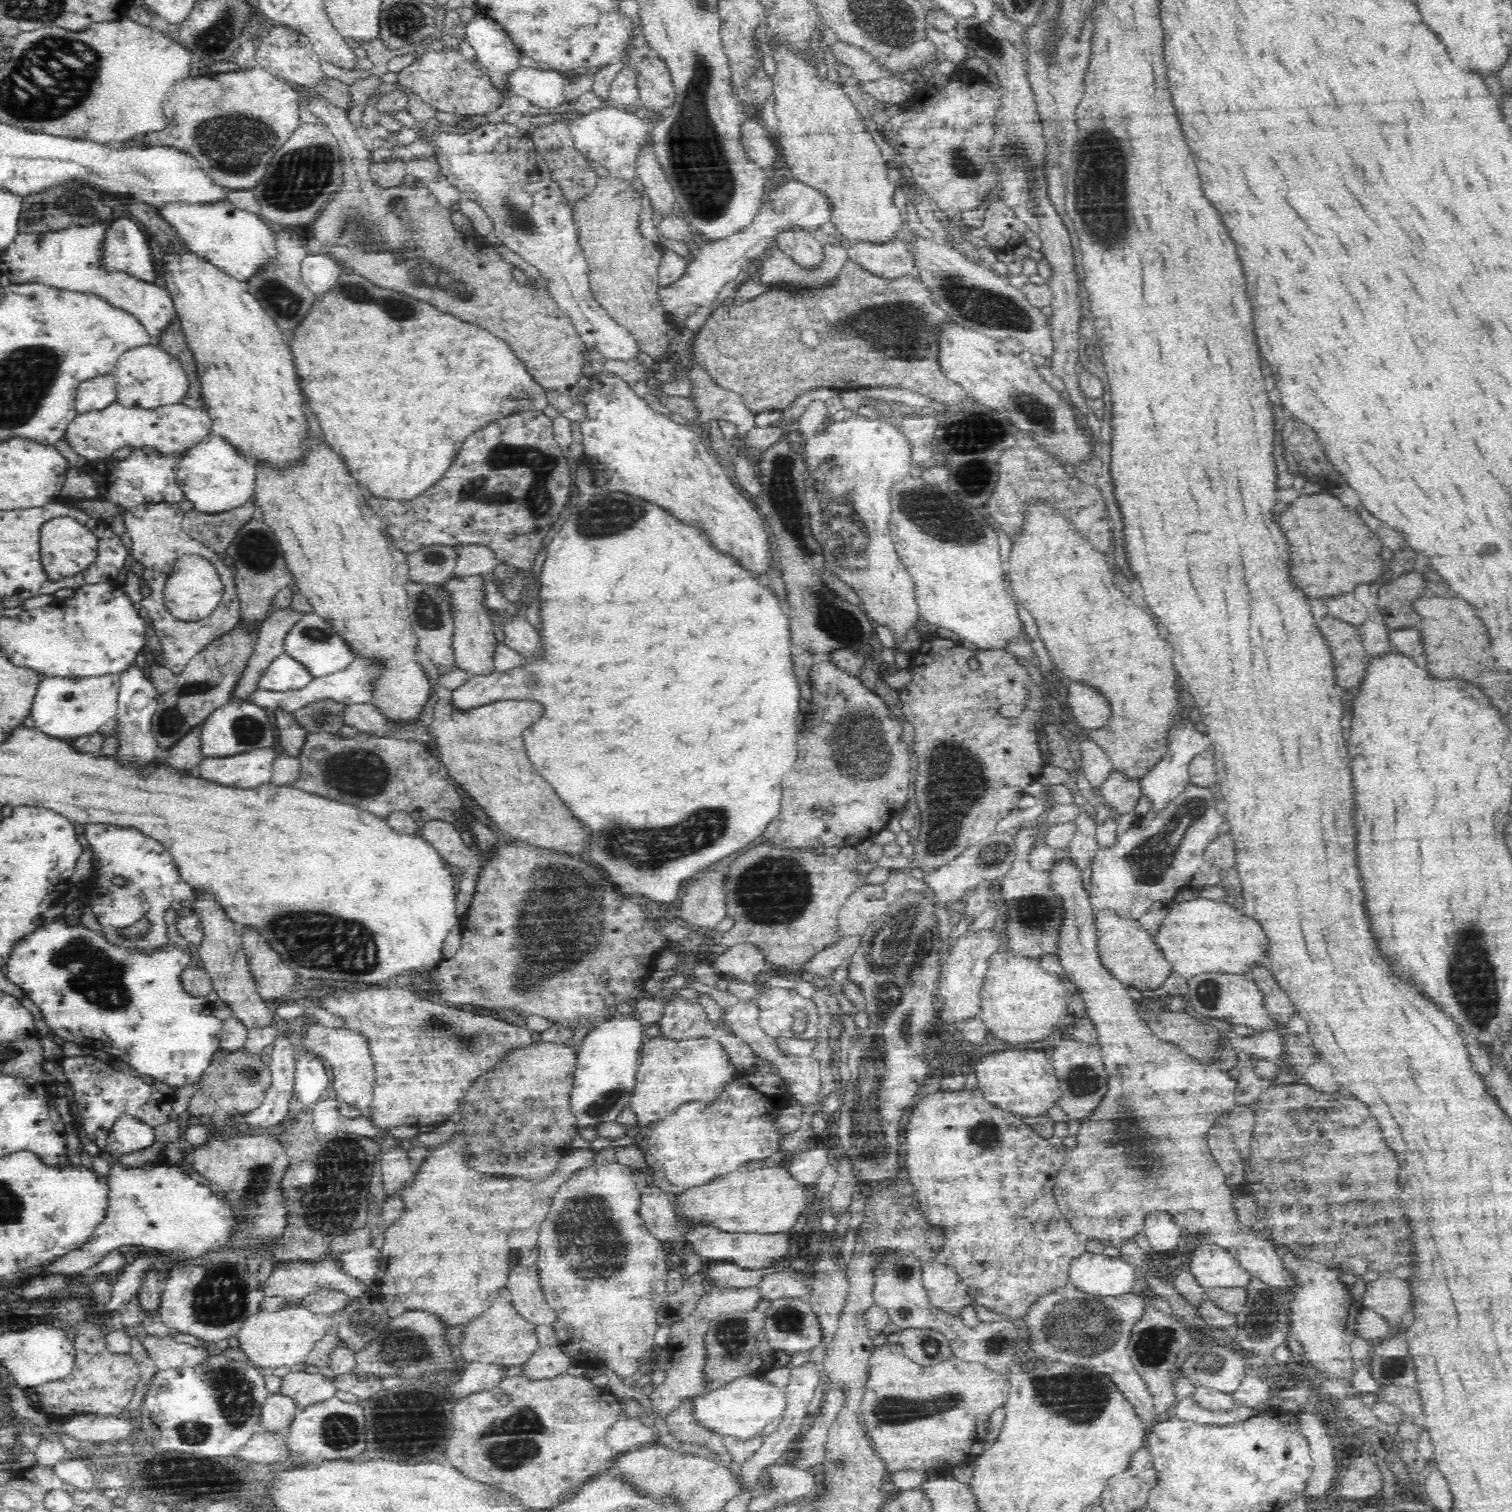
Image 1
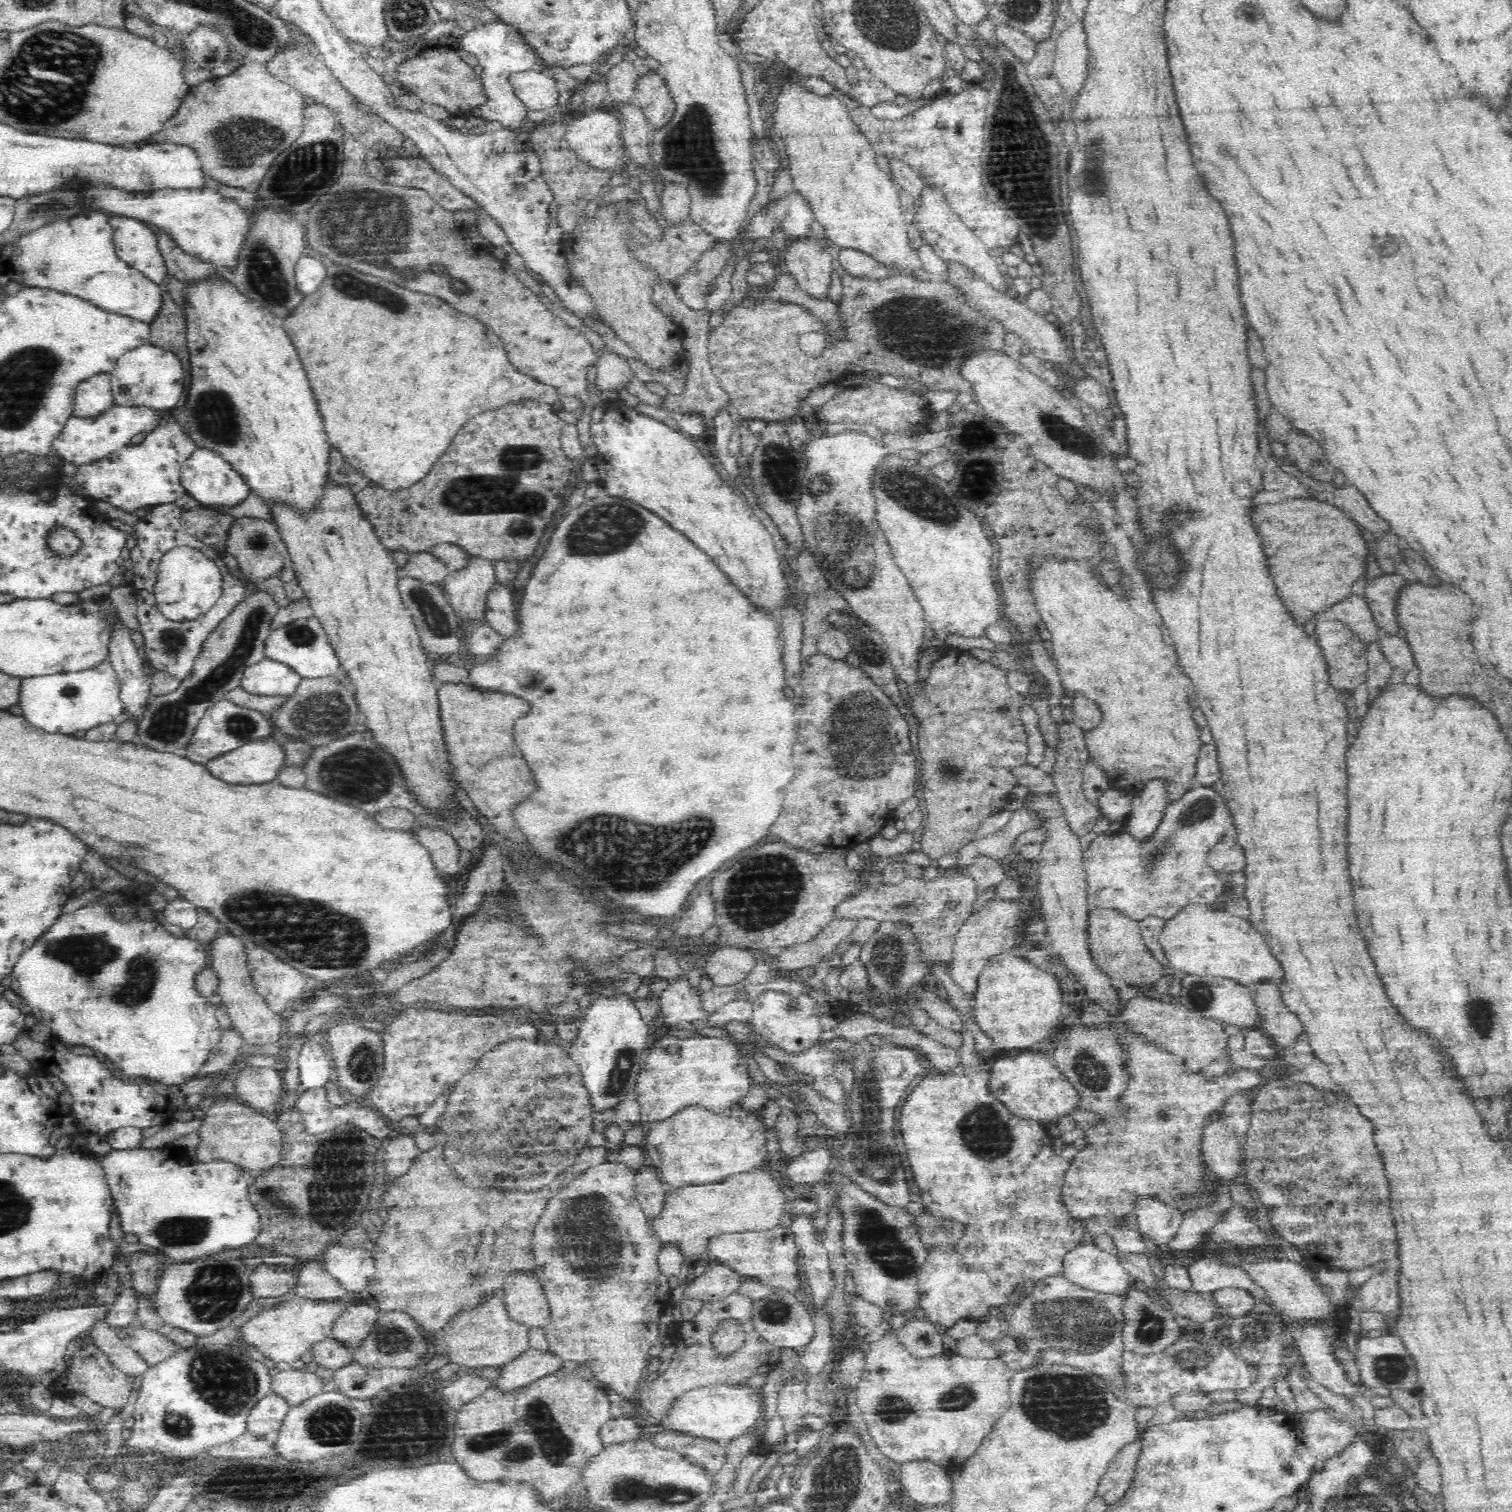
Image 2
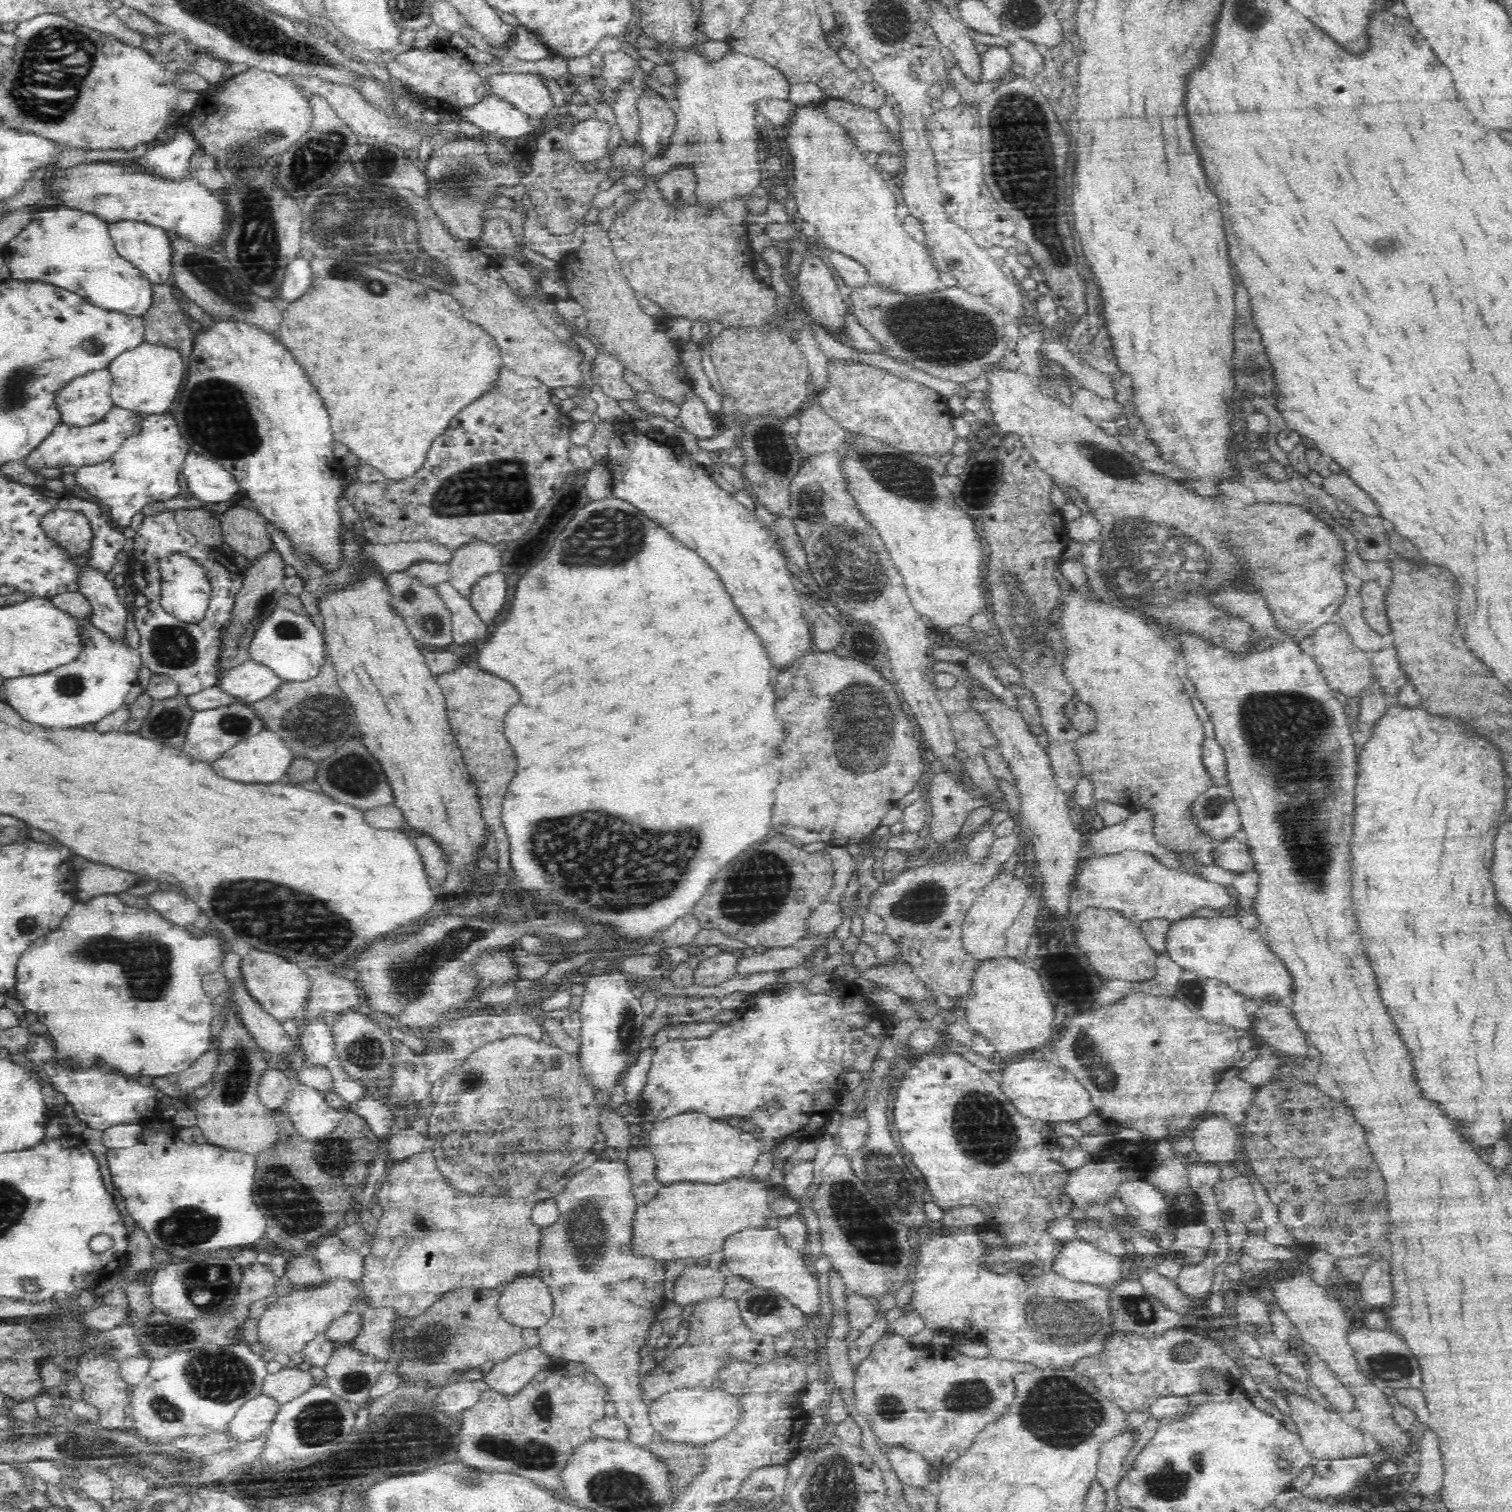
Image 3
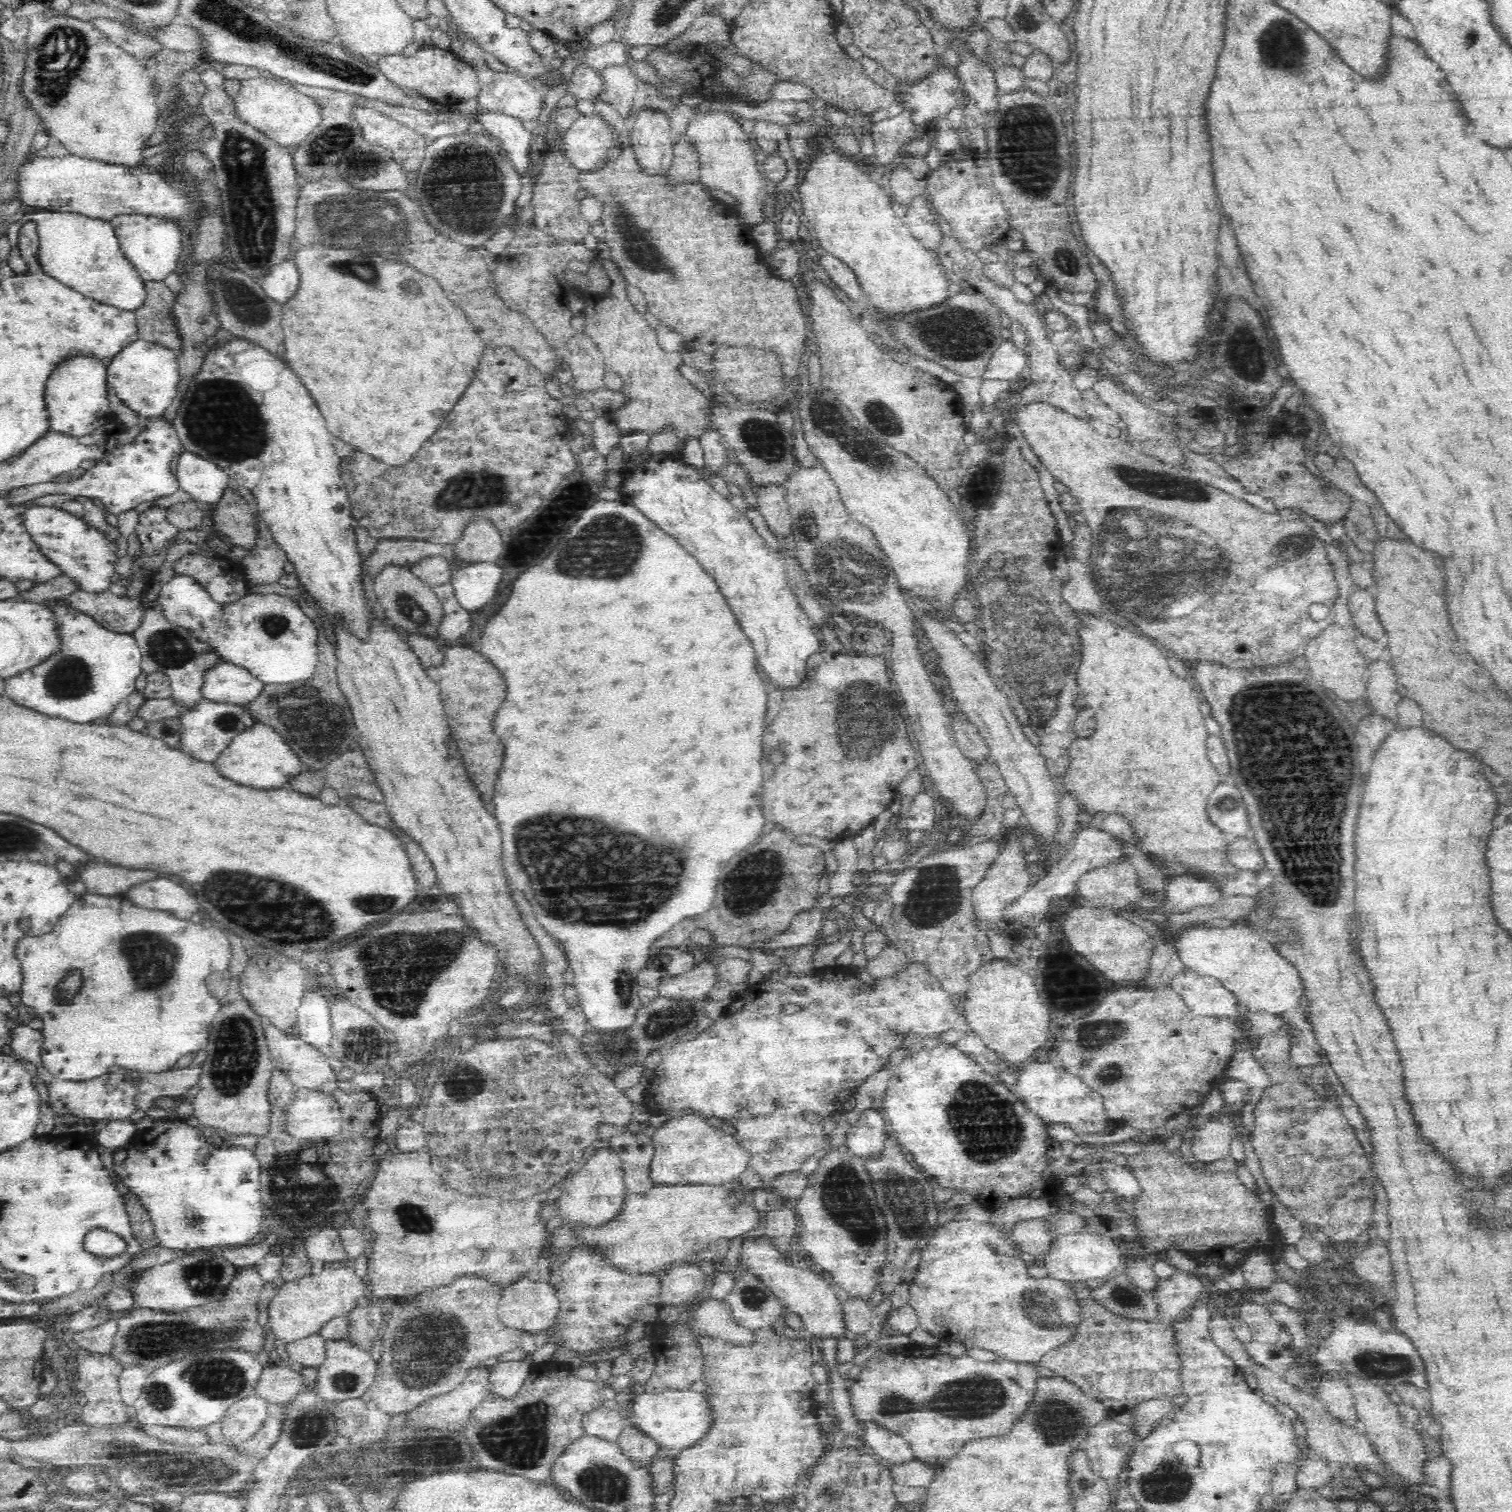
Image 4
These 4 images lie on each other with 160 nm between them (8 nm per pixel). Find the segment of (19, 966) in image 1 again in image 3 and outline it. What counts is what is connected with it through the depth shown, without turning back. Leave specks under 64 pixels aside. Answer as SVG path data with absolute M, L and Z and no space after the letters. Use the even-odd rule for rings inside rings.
M103 894L87 901L78 901L68 911L68 914L61 920L57 929L47 935L42 935L33 940L26 952L21 954L17 967L17 998L22 1002L22 1006L30 1012L38 1015L39 1022L48 1029L47 1034L54 1041L55 1062L62 1068L70 1070L92 1070L94 1066L108 1064L108 1066L118 1066L122 1070L122 1075L140 1074L140 1076L166 1076L176 1074L188 1068L206 1050L209 1050L211 1035L211 1024L215 1018L212 998L208 997L204 990L204 976L209 976L212 972L221 970L225 962L229 946L222 944L222 936L196 937L186 930L184 925L174 924L160 916L153 908L136 908L136 906L121 905L116 895Z

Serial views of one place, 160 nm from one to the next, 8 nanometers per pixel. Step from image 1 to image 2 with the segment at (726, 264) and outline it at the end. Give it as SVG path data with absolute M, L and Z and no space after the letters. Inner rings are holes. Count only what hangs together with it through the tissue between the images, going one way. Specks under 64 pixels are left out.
M797 191L780 200L769 202L765 208L756 212L740 234L742 248L748 240L772 236L774 230L784 230L790 238L813 237L813 216L810 207ZM718 239L718 246L706 250L689 274L675 284L678 298L692 310L706 308L709 289L707 284L712 282L716 275L720 276L724 270L726 262L730 260L730 248L728 240Z

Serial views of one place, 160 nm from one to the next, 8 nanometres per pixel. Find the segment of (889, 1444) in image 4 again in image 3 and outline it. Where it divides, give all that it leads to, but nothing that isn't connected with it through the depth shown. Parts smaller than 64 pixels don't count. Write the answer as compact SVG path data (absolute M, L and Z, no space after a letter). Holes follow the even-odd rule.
M882 1445L882 1448L892 1471L902 1483L927 1487L932 1467L926 1463L920 1453L907 1450L903 1446Z

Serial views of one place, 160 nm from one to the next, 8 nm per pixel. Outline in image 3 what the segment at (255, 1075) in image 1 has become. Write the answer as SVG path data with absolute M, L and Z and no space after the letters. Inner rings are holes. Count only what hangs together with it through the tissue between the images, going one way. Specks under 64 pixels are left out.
M268 1068L258 1086L261 1102L271 1111L285 1108L292 1089L292 1080L275 1068Z

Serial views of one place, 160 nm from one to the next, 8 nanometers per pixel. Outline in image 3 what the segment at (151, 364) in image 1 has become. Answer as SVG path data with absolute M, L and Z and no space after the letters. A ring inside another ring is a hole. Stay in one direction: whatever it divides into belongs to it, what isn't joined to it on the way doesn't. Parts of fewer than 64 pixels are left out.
M146 340L136 348L122 352L108 366L113 380L111 397L115 406L138 412L142 416L172 410L172 402L176 400L181 386L184 365L179 351Z

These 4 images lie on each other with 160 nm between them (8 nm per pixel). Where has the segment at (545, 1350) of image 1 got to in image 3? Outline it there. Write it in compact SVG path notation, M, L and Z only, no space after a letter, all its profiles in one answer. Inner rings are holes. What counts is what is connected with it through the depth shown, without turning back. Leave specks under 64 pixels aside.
M542 1347L523 1348L518 1353L507 1359L495 1363L490 1372L484 1378L490 1389L504 1395L514 1396L518 1394L544 1367L550 1364L550 1357L542 1350Z

